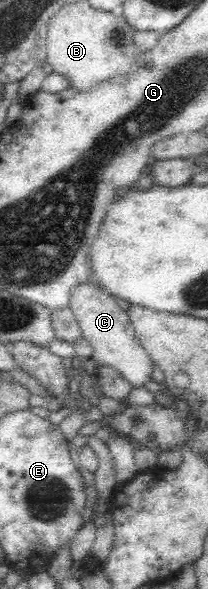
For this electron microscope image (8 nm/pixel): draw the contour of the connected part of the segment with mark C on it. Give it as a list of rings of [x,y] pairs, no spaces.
[[[91,281],[74,284],[69,289],[68,297],[67,306],[73,311],[84,339],[89,341],[93,349],[91,357],[99,365],[116,369],[132,387],[144,387],[144,383],[152,377],[154,361],[142,347],[127,311],[118,306],[114,296],[94,287]]]

